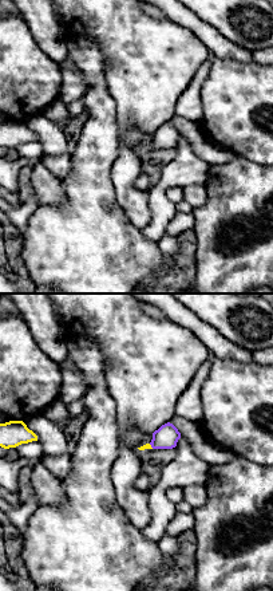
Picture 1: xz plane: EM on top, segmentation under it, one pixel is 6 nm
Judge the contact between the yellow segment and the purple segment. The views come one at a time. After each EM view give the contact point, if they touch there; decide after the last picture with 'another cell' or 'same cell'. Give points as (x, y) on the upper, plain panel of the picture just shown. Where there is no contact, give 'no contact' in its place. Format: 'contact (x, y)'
contact (150, 146)

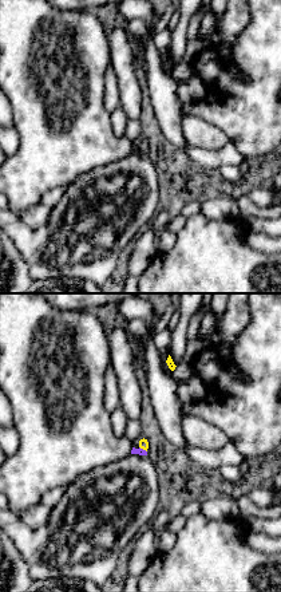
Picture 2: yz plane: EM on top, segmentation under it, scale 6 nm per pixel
contact (143, 149)

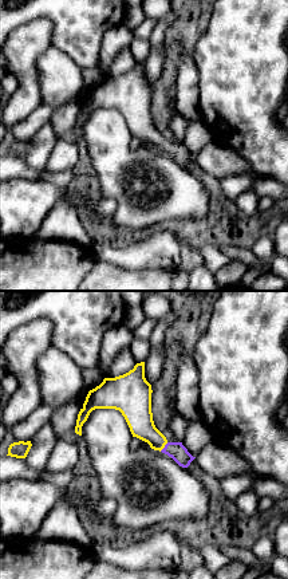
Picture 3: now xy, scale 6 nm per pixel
contact (164, 146)

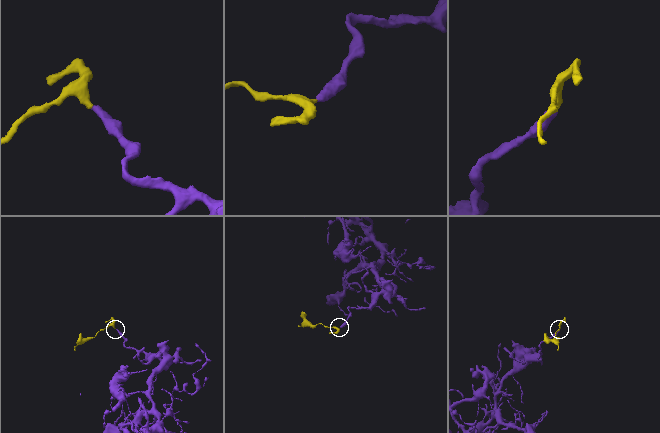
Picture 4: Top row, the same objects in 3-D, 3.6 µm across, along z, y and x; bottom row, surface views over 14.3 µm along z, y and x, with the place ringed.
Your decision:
same cell

